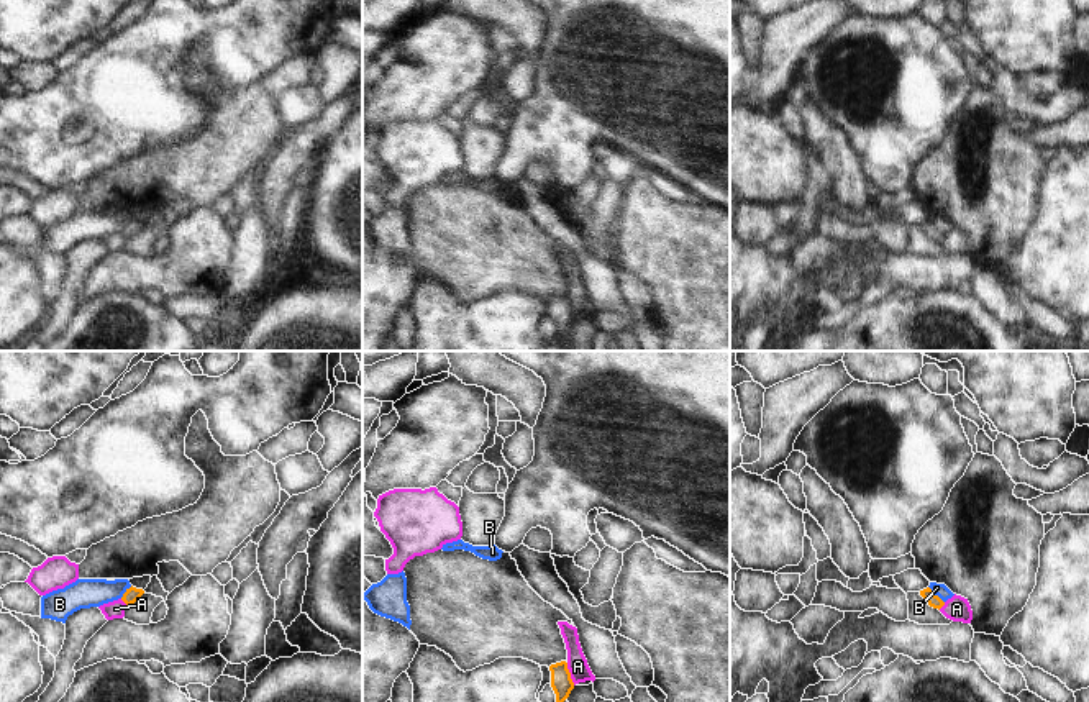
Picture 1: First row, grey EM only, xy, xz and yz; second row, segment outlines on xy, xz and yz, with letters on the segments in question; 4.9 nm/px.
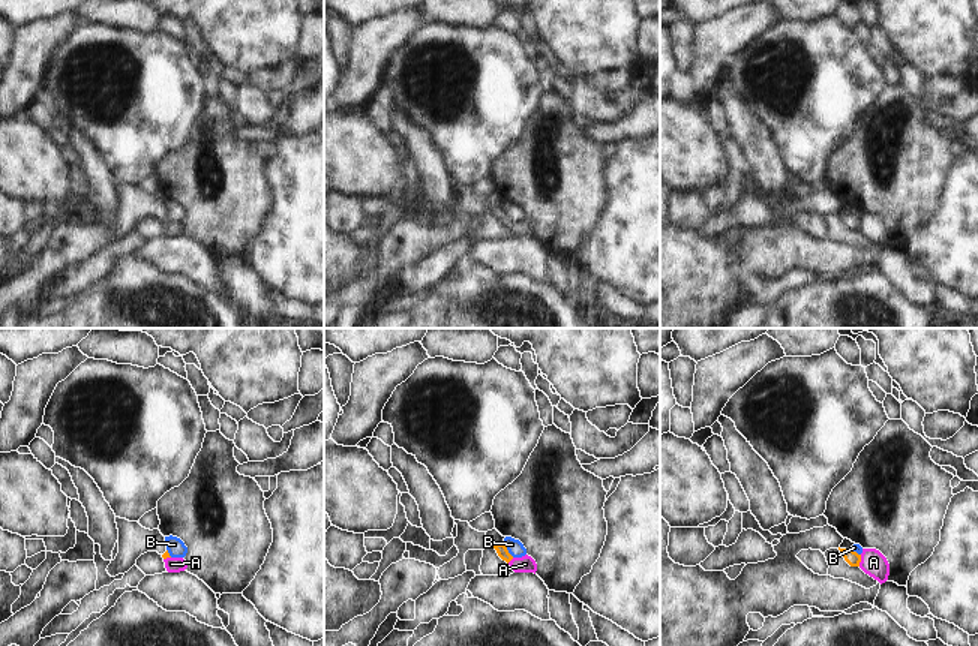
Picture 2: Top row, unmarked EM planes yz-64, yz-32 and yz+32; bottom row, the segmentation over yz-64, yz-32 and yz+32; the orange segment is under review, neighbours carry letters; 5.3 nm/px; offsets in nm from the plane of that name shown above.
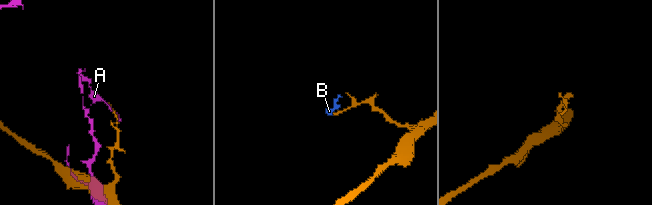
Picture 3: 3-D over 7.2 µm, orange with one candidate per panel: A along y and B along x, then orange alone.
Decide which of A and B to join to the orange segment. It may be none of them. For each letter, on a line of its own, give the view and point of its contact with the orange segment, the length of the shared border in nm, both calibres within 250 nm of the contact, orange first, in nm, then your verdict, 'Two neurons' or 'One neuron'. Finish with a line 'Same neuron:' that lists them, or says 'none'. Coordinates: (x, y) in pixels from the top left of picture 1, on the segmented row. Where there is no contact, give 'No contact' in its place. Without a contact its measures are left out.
A: Touches orange at xz (569, 674). Shared border 120 nm. Thickness 110 nm (orange) against 100 nm. Two neurons
B: Touches orange at yz (934, 594). Shared border 120 nm. Thickness 70 nm (orange) against 70 nm. Two neurons
Same neuron: none.

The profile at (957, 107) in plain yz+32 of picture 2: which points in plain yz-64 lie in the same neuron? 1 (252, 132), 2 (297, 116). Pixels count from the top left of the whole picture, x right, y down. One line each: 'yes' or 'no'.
1: no
2: no

